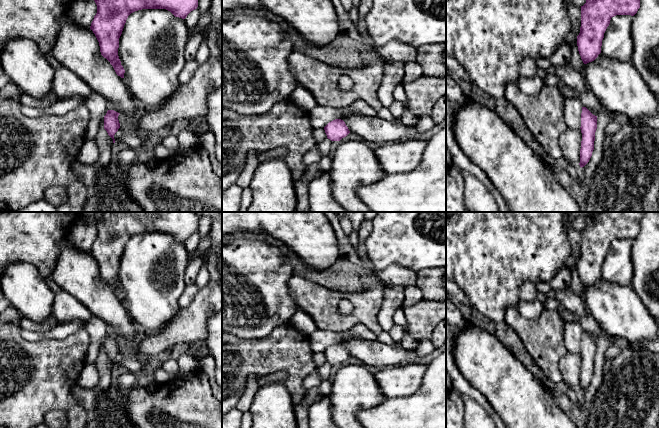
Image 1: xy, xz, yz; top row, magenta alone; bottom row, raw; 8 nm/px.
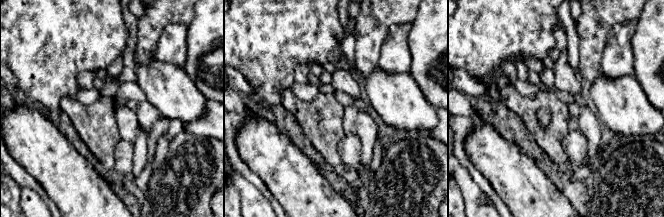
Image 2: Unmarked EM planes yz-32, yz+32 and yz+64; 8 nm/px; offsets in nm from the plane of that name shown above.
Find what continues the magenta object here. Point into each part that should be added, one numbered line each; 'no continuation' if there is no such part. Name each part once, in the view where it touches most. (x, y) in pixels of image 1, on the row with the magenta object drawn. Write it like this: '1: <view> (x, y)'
no continuation

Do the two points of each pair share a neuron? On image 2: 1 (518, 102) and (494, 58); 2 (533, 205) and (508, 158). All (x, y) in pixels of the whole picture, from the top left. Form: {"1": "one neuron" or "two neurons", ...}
{"1": "two neurons", "2": "one neuron"}

